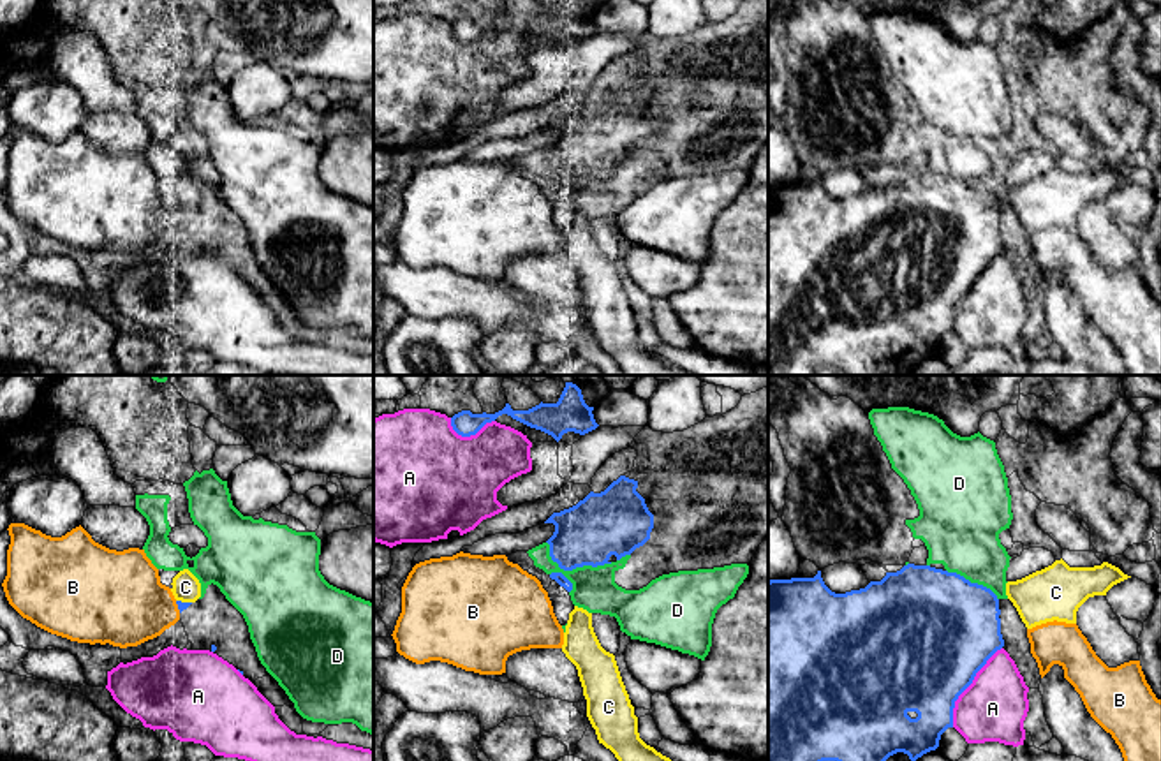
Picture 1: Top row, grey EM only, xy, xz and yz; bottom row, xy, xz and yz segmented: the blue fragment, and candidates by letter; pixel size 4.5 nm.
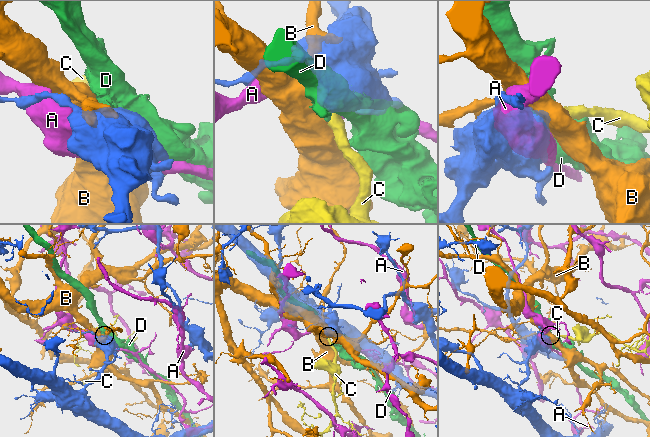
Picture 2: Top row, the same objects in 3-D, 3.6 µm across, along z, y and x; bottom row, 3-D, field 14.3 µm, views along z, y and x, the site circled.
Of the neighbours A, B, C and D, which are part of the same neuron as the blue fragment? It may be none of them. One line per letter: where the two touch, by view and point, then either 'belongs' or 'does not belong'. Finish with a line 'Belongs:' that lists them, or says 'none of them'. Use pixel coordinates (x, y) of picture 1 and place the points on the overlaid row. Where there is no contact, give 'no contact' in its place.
A: contact yz (968, 686); does not belong
B: contact xy (178, 606); does not belong
C: contact xy (184, 603); belongs
D: contact xz (573, 568); does not belong
Belongs: C

